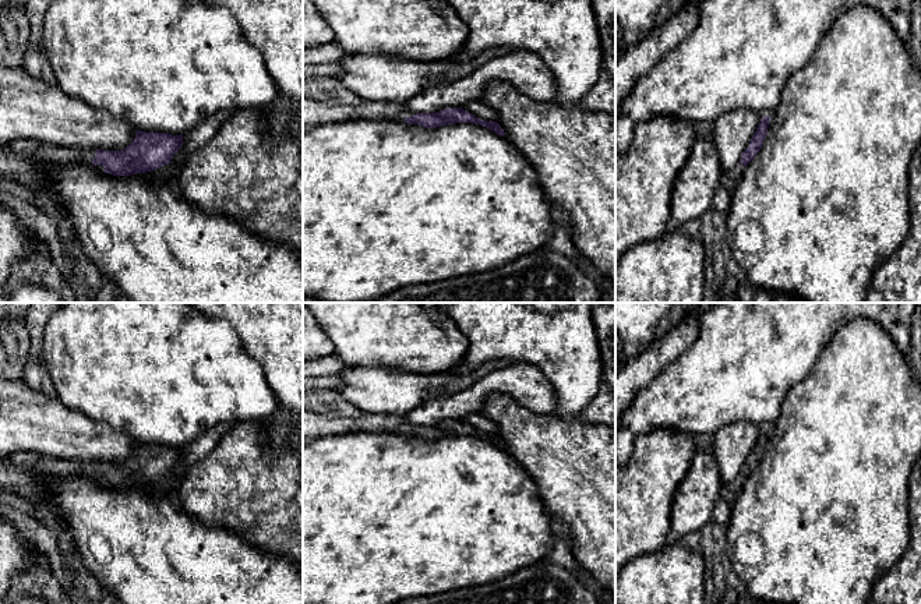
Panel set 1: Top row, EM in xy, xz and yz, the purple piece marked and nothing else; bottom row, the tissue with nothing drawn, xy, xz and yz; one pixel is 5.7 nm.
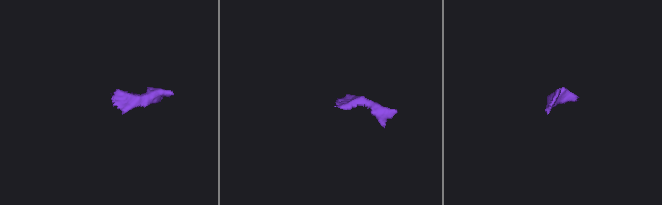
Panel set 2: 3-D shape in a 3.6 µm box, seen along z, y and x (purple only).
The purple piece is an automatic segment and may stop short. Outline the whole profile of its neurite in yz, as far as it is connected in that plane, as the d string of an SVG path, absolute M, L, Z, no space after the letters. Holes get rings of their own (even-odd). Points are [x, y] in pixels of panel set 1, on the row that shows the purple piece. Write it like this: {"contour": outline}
{"contour": "M765 116L761 120L754 137L751 138L749 146L741 153L740 162L735 166L733 166L730 170L721 173L720 186L730 194L733 194L737 190L745 167L754 159L754 156L761 151L763 139L768 134L769 123L770 123L770 117Z"}

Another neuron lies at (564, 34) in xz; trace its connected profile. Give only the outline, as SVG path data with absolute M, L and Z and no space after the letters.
M447 0L469 27L466 45L455 54L462 63L480 53L507 46L537 54L551 70L557 103L578 107L597 82L601 67L601 39L592 0Z

